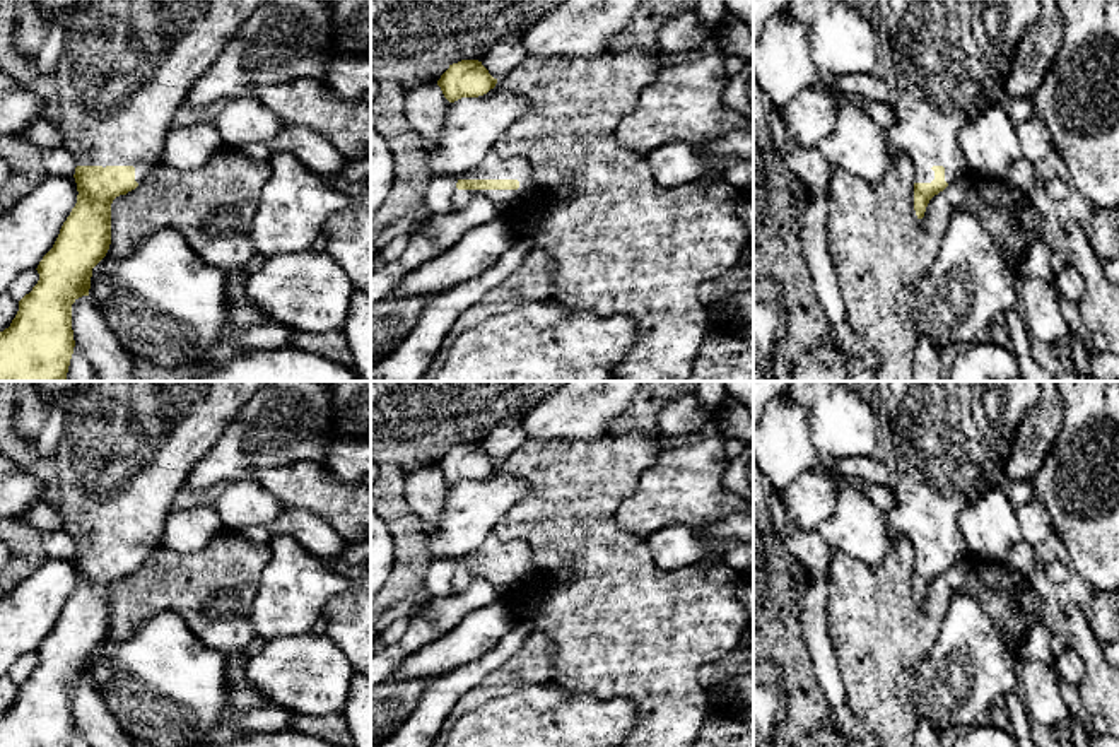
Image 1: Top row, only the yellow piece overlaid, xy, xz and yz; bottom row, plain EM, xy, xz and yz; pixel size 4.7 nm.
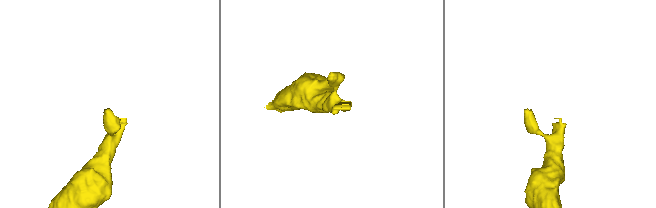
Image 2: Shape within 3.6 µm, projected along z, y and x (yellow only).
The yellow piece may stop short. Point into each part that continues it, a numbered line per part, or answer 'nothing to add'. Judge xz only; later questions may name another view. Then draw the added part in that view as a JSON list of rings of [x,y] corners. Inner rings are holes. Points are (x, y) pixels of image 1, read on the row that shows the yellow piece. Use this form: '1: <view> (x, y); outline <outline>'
1: xz (494, 166); outline [[[490,150],[475,168],[458,176],[458,179],[518,179],[518,190],[454,190],[451,202],[454,209],[465,207],[475,195],[485,195],[499,212],[516,203],[530,188],[533,171],[528,161],[521,157],[501,157]]]

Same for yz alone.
1: yz (955, 55); outline [[[888,0],[885,34],[897,46],[900,85],[893,104],[895,121],[885,128],[893,150],[905,154],[912,164],[914,183],[931,183],[933,166],[945,168],[945,181],[953,183],[969,171],[958,145],[960,128],[977,113],[1006,104],[1006,77],[1022,34],[1039,17],[1039,0]]]

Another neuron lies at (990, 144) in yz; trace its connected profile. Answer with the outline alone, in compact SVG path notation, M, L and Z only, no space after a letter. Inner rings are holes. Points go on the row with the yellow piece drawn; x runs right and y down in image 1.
M1001 106L977 113L958 132L958 145L974 174L994 181L1008 179L1011 164L1022 159L1015 123Z

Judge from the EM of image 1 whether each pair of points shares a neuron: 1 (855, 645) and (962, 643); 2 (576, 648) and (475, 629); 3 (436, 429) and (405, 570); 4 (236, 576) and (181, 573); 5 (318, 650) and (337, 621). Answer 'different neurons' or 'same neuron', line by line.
1: different neurons
2: different neurons
3: same neuron
4: same neuron
5: different neurons

